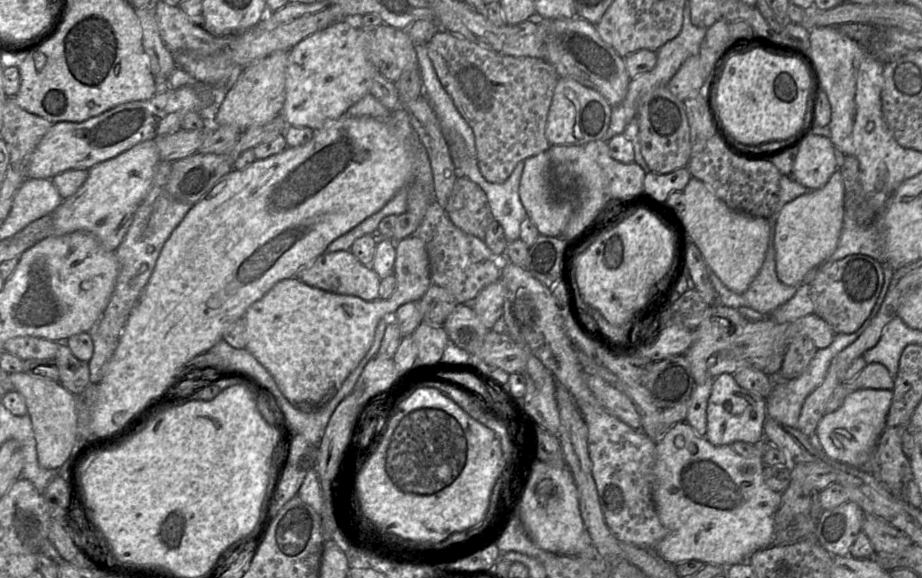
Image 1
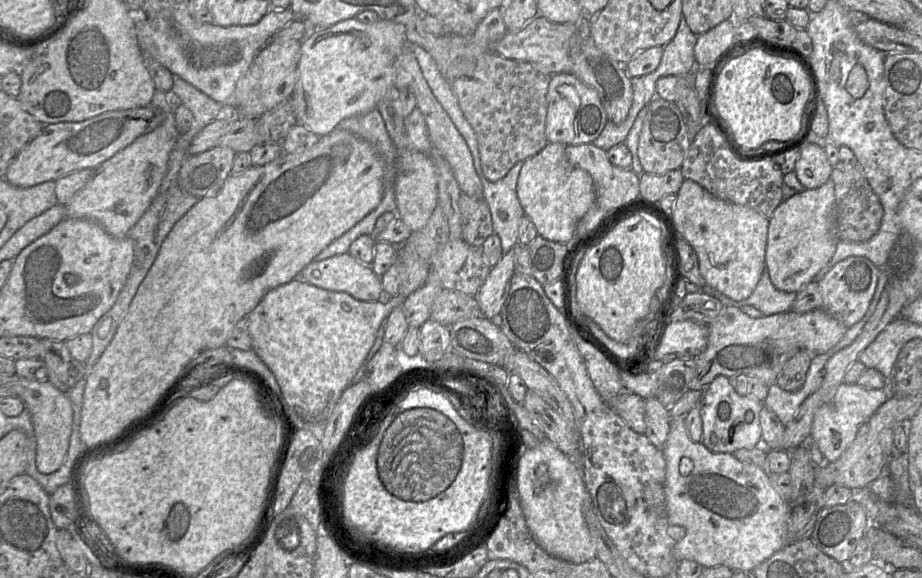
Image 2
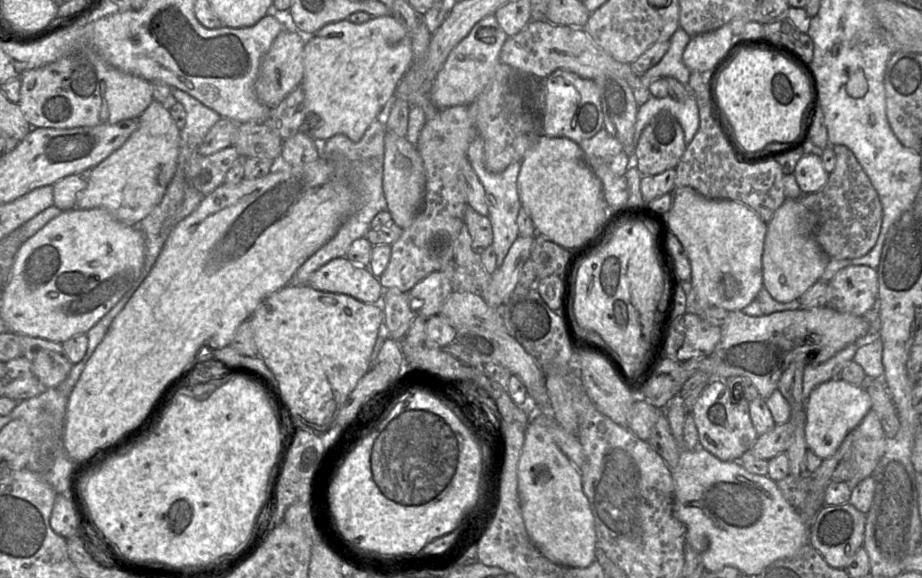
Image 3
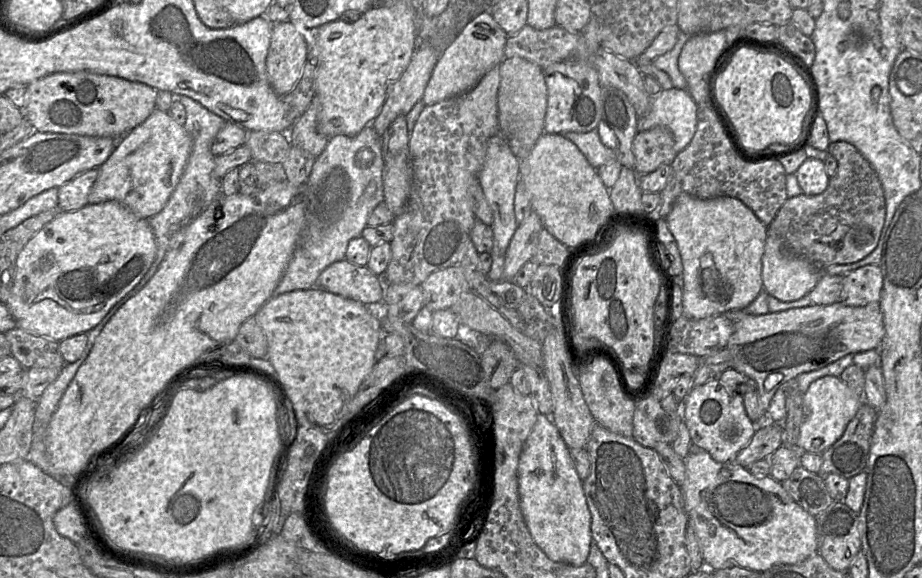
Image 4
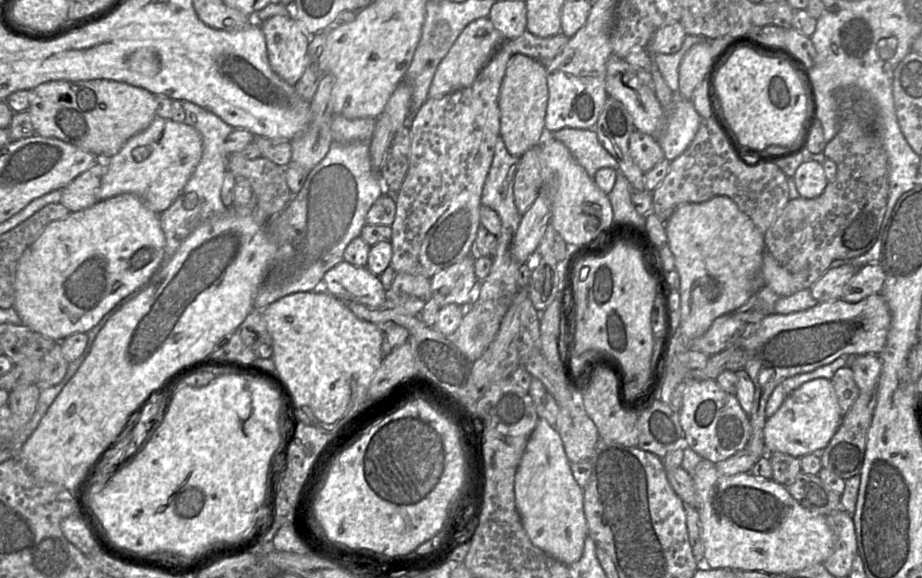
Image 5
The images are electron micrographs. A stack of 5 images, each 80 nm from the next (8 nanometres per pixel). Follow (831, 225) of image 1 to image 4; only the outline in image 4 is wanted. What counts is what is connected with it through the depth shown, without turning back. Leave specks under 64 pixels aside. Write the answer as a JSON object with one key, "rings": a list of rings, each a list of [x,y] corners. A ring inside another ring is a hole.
{"rings":[[[769,232],[762,256],[763,289],[783,302],[799,300],[816,286],[823,276],[820,270],[807,260],[789,255],[782,248],[782,239]]]}

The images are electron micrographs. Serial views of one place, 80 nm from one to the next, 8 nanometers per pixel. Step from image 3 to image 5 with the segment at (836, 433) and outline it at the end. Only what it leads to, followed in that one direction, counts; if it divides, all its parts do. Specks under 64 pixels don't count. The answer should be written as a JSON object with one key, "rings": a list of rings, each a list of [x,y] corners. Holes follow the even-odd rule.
{"rings":[[[831,380],[806,382],[787,395],[775,414],[766,420],[763,429],[766,453],[782,452],[799,459],[808,454],[819,455],[839,429],[843,417]]]}

